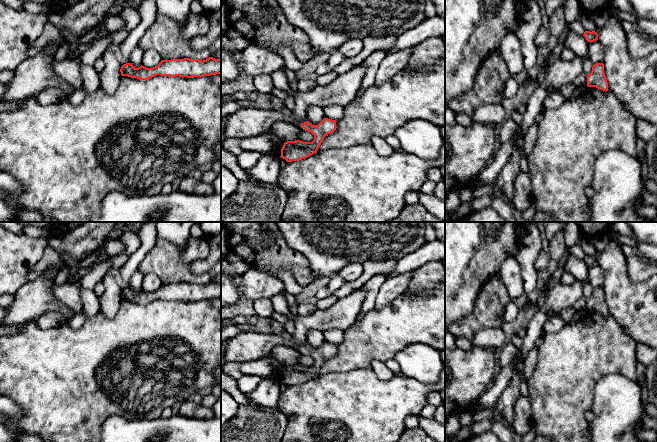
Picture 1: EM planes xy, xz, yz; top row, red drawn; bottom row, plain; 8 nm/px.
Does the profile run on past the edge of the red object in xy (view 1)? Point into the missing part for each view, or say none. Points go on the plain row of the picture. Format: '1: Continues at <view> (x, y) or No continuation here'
1: No continuation here

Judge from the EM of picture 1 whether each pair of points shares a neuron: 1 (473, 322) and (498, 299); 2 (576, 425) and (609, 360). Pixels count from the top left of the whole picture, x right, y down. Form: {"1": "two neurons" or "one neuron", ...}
{"1": "one neuron", "2": "one neuron"}

